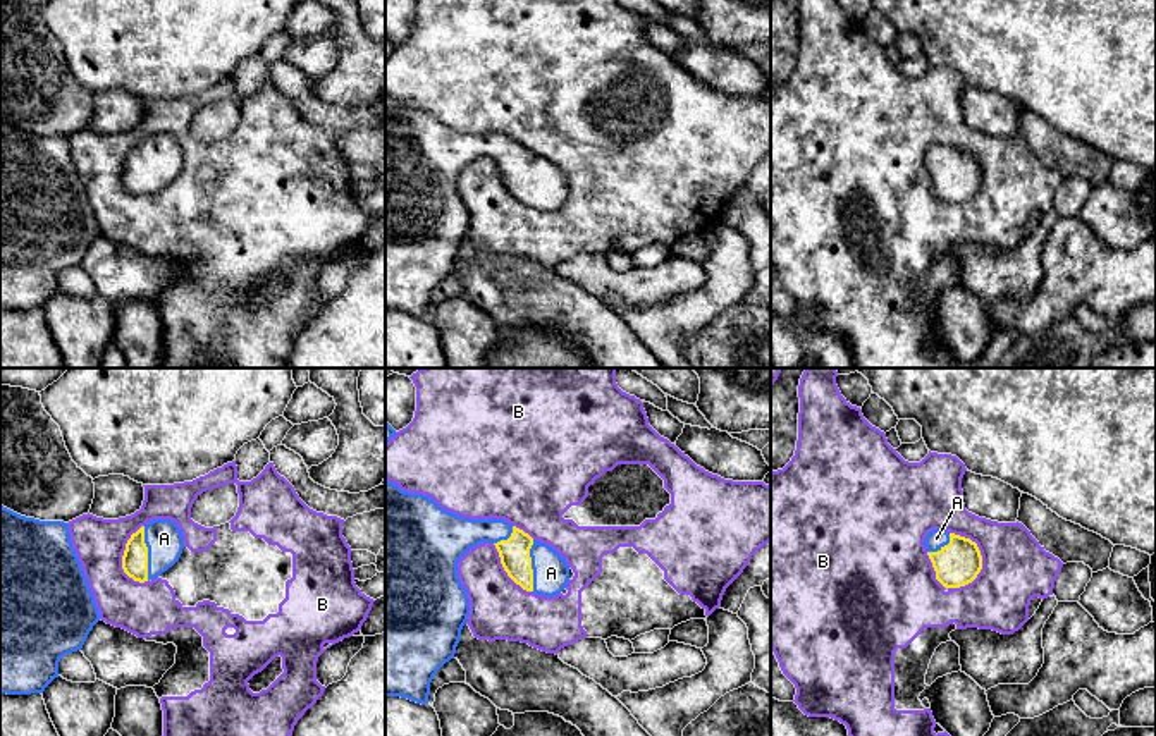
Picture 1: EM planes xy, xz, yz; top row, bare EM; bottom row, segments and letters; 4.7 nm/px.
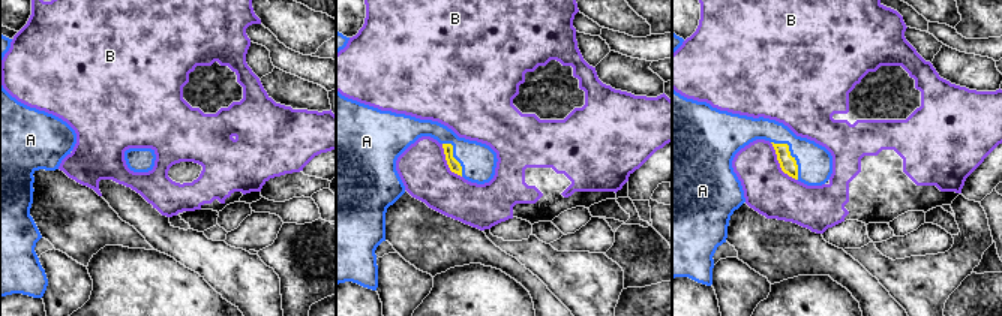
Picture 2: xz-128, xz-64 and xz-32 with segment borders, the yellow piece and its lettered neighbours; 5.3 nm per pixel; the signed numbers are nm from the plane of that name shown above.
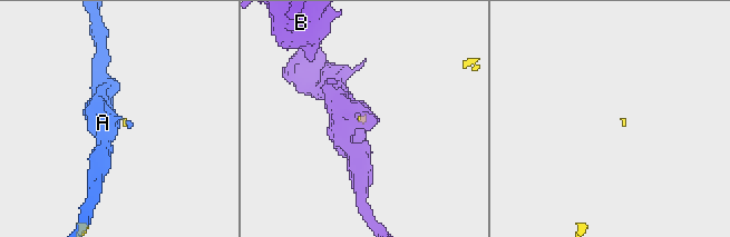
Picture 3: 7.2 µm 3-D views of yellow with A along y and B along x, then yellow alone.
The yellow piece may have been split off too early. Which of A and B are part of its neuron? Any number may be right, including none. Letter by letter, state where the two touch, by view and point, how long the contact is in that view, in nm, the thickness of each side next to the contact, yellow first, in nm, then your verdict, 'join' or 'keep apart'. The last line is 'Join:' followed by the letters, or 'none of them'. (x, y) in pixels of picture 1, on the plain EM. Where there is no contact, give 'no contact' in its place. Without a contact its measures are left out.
A: contact xy (147, 169); length 260 nm; calibres 130 and 170 nm; join
B: contact yz (981, 171); length 280 nm; calibres 200 and 320 nm; keep apart
Join: A

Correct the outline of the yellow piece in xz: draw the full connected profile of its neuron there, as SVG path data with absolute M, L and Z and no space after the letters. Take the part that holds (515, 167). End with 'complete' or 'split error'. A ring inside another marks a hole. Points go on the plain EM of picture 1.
M385 93L385 313L428 318L437 285L454 273L470 213L458 193L459 174L475 160L494 158L507 191L542 212L561 208L569 196L566 174L504 134L470 134L442 124L421 108L401 105Z; split error

